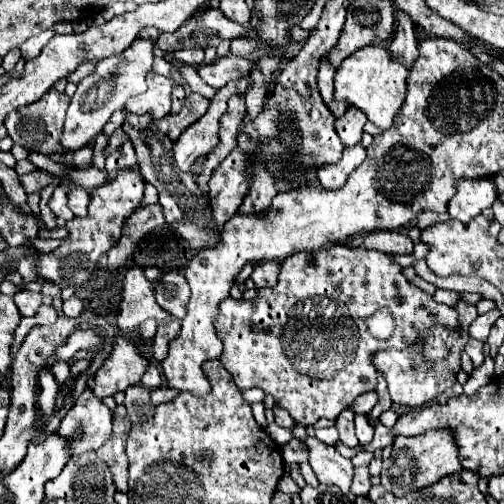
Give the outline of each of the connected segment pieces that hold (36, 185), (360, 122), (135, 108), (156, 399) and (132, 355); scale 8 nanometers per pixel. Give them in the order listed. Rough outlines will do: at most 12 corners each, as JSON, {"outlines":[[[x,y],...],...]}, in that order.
{"outlines":[[[46,171],[20,177],[28,195],[42,191],[52,179]],[[350,107],[334,121],[344,147],[360,143],[366,117]],[[146,75],[148,91],[126,101],[134,115],[162,119],[172,107],[172,79]],[[168,387],[152,391],[152,403],[172,401],[178,391]],[[118,337],[94,375],[104,399],[138,385],[150,361]]]}

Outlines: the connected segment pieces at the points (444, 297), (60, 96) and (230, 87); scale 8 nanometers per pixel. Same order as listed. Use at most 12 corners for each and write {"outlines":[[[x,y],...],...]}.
{"outlines":[[[454,291],[434,293],[434,301],[454,307],[460,301],[460,295]],[[50,89],[4,127],[16,145],[44,155],[58,143],[70,97]],[[250,79],[228,83],[174,143],[180,171],[206,157],[218,143],[220,117],[236,89]]]}

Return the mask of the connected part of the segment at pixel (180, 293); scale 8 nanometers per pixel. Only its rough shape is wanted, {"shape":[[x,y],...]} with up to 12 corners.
{"shape":[[180,271],[156,283],[158,305],[182,319],[190,287]]}

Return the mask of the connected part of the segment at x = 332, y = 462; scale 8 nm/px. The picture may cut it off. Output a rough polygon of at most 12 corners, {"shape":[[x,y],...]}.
{"shape":[[304,425],[292,427],[320,483],[350,493],[354,465]]}

